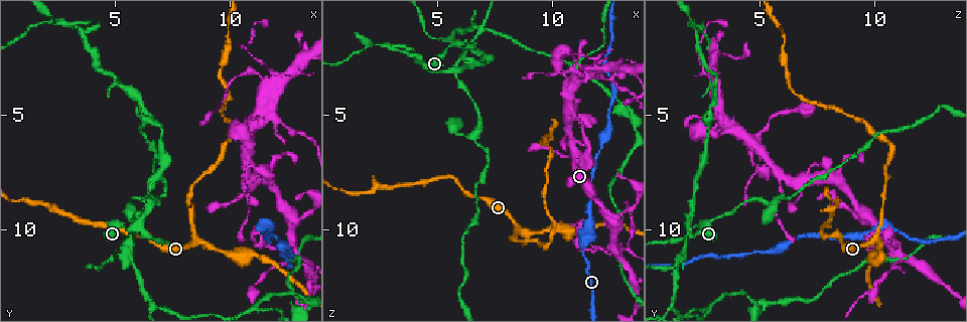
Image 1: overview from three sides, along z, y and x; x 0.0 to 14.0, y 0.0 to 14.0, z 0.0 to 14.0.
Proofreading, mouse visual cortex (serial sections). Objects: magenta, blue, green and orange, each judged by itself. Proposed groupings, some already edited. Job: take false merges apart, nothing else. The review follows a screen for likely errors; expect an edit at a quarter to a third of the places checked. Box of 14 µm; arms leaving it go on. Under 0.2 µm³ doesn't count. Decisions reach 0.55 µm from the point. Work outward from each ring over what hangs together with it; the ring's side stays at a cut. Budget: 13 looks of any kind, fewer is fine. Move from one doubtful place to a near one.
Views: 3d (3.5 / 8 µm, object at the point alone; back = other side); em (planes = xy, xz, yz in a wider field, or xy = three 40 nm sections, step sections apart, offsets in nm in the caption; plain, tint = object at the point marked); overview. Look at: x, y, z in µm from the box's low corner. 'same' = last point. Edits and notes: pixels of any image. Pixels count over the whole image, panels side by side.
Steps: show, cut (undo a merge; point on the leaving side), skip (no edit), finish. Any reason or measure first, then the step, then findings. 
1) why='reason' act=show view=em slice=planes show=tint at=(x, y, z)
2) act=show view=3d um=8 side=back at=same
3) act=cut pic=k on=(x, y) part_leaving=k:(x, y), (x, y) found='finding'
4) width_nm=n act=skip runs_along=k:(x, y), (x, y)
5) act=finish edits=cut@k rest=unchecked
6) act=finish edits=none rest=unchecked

why='arms part here' act=show view=3d um=8 at=(11.3, 5.0, 3.3)

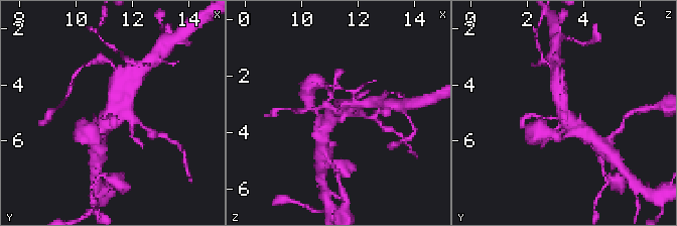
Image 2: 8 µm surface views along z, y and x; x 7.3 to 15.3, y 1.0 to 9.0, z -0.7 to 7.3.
why='closer look' act=show view=3d um=3.5 at=(11.3, 4.9, 3.3)

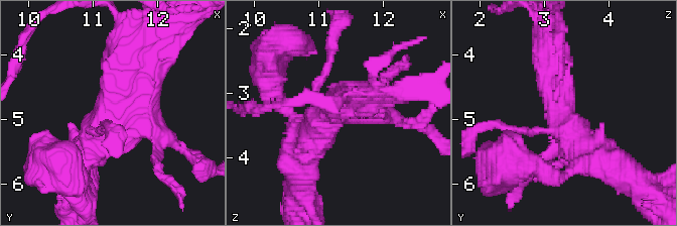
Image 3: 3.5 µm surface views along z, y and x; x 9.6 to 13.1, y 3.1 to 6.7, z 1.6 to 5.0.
act=skip runs_along=3:(602, 154), (566, 126), (546, 54) found='continuous, no second cell'

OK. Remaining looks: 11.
why='abrupt turn' act=show view=3d um=3.5 side=back at=(5.6, 9.9, 1.9)

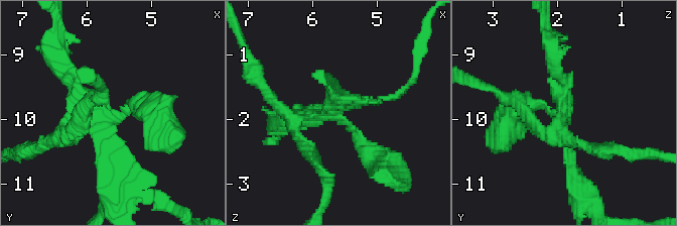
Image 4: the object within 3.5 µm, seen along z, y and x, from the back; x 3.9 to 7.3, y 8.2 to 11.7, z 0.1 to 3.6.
act=show view=em slice=planes show=tint at=(5.65, 10.00, 1.95)

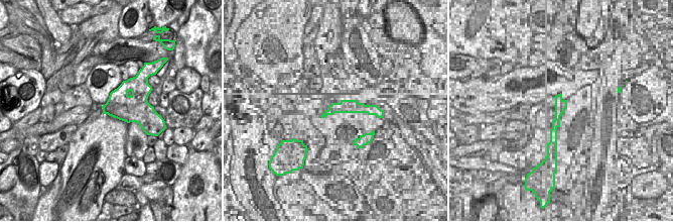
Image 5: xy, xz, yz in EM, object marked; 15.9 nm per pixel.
width_nm=550 act=cut pic=4 on=(274, 100) part_leaving=4:(301, 115), (292, 130), (323, 172) found='two cells meet here'

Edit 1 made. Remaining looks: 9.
act=show view=overview

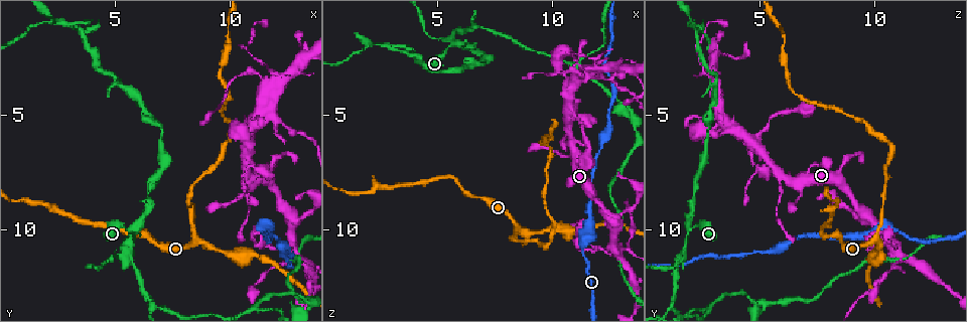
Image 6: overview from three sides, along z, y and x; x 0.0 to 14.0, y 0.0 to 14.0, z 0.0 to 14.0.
why='thick turns thin' act=show view=3d um=3.5 at=(4.4, 11.7, 1.4)

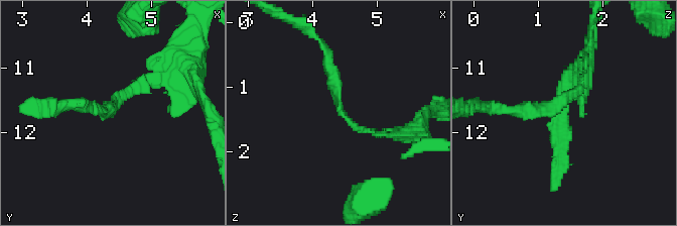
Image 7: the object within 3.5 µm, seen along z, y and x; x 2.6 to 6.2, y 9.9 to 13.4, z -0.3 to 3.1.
arm_widths_nm=100,200 act=show view=em slice=planes show=tint at=(4.45, 11.60, 1.35)

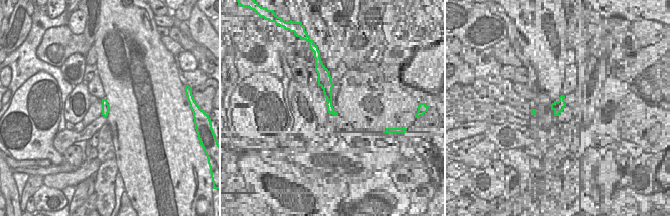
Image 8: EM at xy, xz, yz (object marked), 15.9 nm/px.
act=skip runs_along=7:(390, 132), (359, 129), (341, 111), (325, 46) found='all the same cell'

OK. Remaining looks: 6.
why='arms part here' act=show view=3d um=3.5 at=(12.8, 9.5, 9.5)

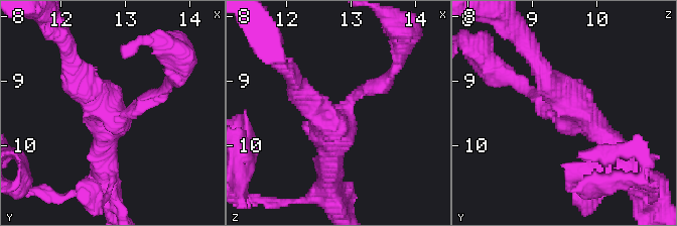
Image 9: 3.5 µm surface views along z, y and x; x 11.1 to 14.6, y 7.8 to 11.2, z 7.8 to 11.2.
arms=3 arm_widths_nm=200,300,350 act=show view=em slice=planes show=tint at=(12.80, 9.55, 9.55)

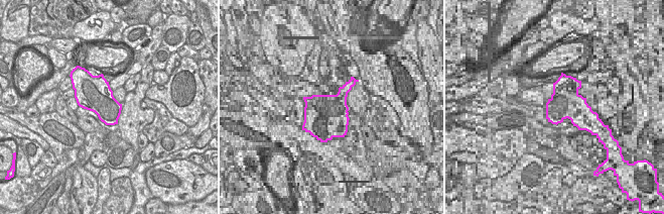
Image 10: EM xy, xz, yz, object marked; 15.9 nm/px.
act=skip runs_along=9:(535, 62), (621, 154) found='one cell here'

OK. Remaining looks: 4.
why='arms part here' act=show view=3d um=3.5 at=(12.9, 10.9, 11.0)

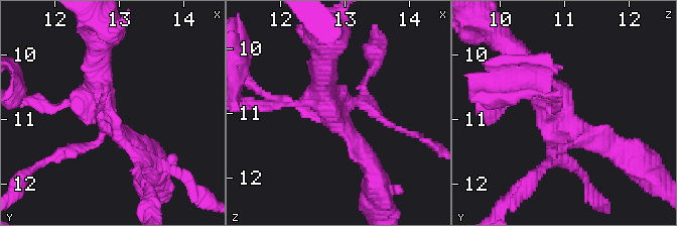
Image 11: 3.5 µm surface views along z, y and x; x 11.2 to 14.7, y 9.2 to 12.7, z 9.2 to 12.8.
why='now the EM' act=show view=em slice=xy step=2 show=tint at=(12.85, 10.95, 11.05)

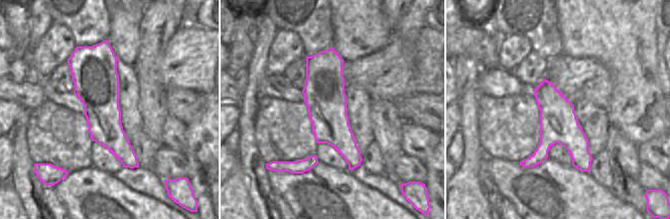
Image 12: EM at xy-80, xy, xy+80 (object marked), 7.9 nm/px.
width_nm=320 act=skip runs_along=12:(79, 49), (136, 165) found='one cell here'

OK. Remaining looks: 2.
act=finish edits=cut@4 rest=unchecked

